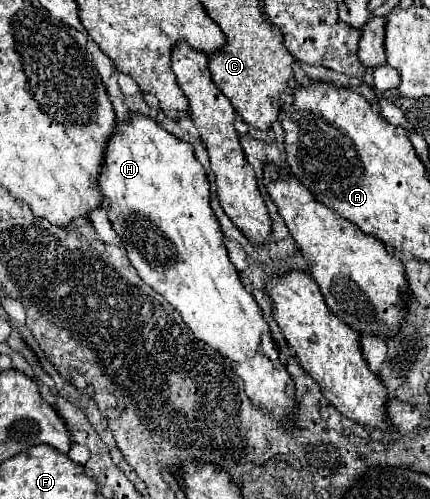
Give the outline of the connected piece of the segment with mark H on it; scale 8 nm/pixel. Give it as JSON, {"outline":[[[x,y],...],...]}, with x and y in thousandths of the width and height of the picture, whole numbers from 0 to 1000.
{"outline":[[[300,224],[300,236],[295,240],[272,240],[267,248],[272,265],[263,265],[263,273],[249,281],[249,297],[244,297],[244,321],[240,321],[240,333],[235,333],[235,349],[230,349],[230,377],[240,385],[240,417],[249,421],[249,433],[253,433],[253,445],[258,453],[267,457],[267,465],[281,473],[281,485],[295,501],[295,517],[300,525],[309,529],[309,537],[319,541],[319,549],[328,553],[328,561],[337,561],[337,569],[347,569],[360,585],[370,585],[402,617],[416,621],[416,629],[426,633],[430,649],[449,661],[449,669],[481,685],[491,697],[500,697],[505,705],[514,705],[547,737],[547,749],[565,758],[570,766],[570,786],[574,794],[584,794],[588,810],[593,814],[607,814],[616,822],[626,822],[644,842],[658,842],[663,834],[677,830],[677,818],[686,818],[686,802],[681,802],[681,762],[677,754],[667,749],[663,733],[653,729],[649,721],[649,709],[640,701],[640,685],[630,677],[630,665],[626,665],[626,653],[621,645],[612,641],[612,629],[607,629],[607,617],[598,613],[593,597],[565,577],[560,561],[556,561],[556,549],[547,541],[547,533],[537,529],[533,513],[528,513],[528,497],[519,489],[519,465],[509,457],[509,445],[486,413],[486,365],[481,365],[481,353],[477,353],[477,341],[472,333],[458,325],[458,317],[449,313],[449,293],[421,277],[412,277],[407,269],[388,265],[379,253],[370,253],[360,240],[351,240],[347,232],[328,232],[328,228],[309,228]]]}

